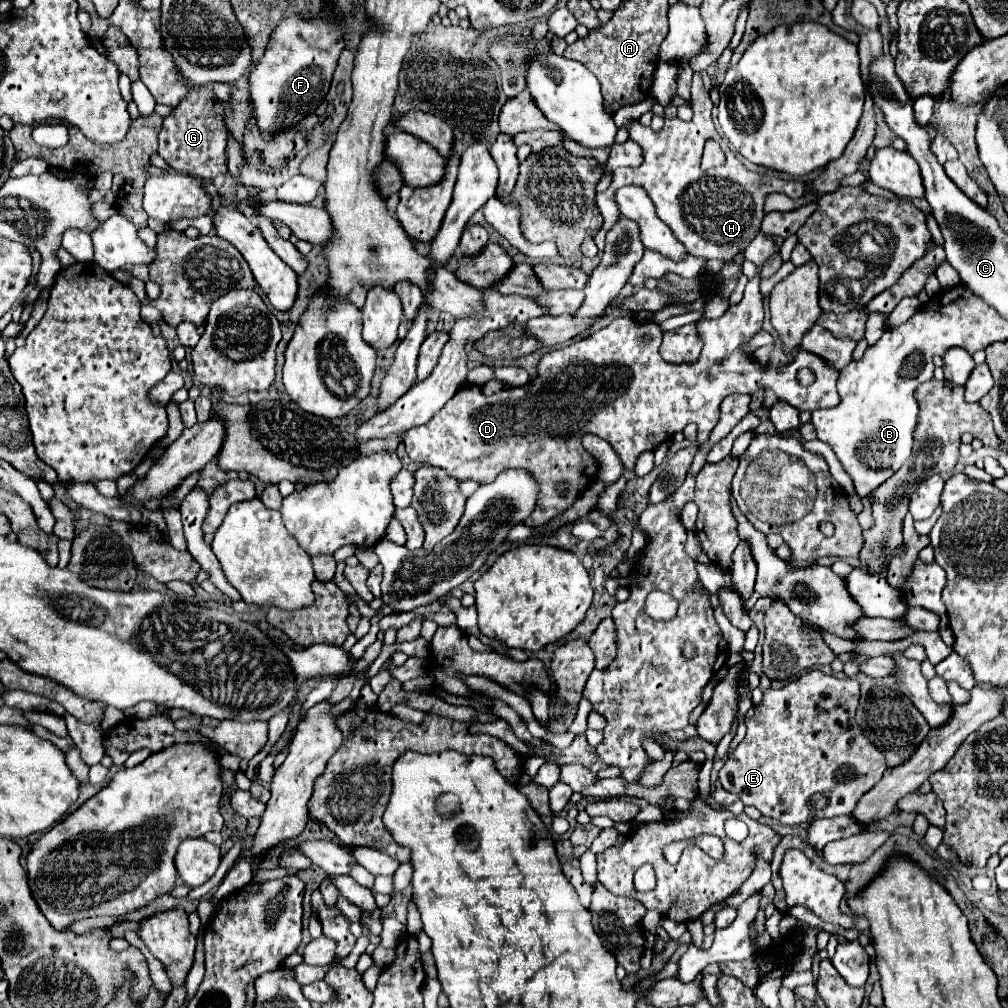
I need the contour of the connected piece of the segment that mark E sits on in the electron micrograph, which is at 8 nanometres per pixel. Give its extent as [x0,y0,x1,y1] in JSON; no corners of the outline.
[719,670,887,826]

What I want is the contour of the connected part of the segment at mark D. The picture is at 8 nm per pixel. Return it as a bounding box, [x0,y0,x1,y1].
[403,276,839,526]

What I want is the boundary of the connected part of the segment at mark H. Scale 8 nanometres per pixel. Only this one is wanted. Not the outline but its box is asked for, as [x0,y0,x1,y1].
[595,74,805,260]

